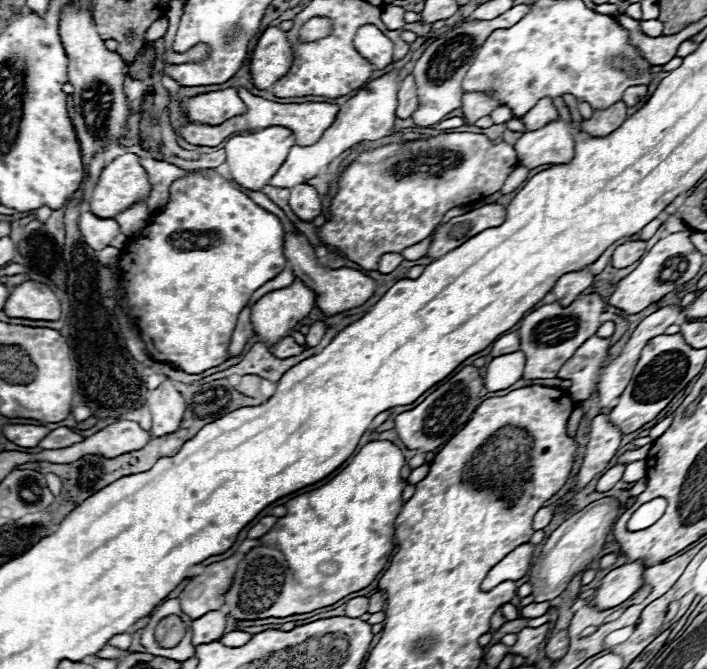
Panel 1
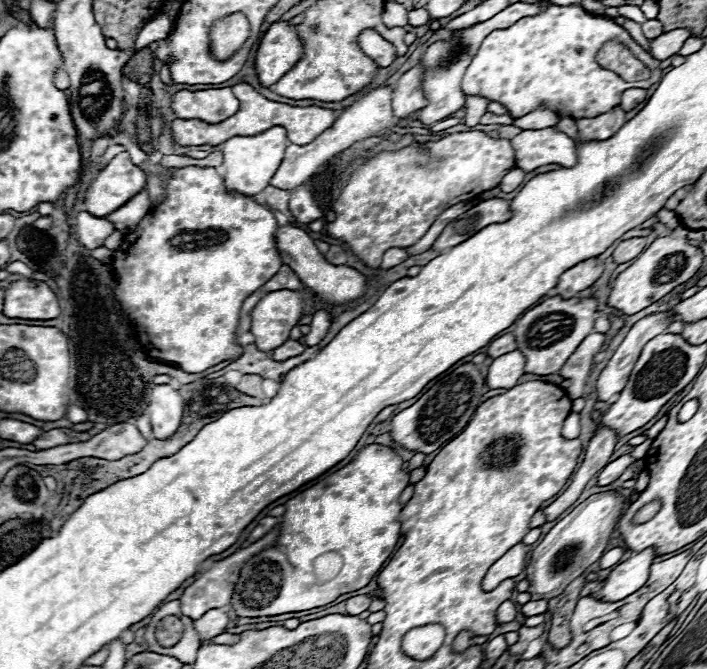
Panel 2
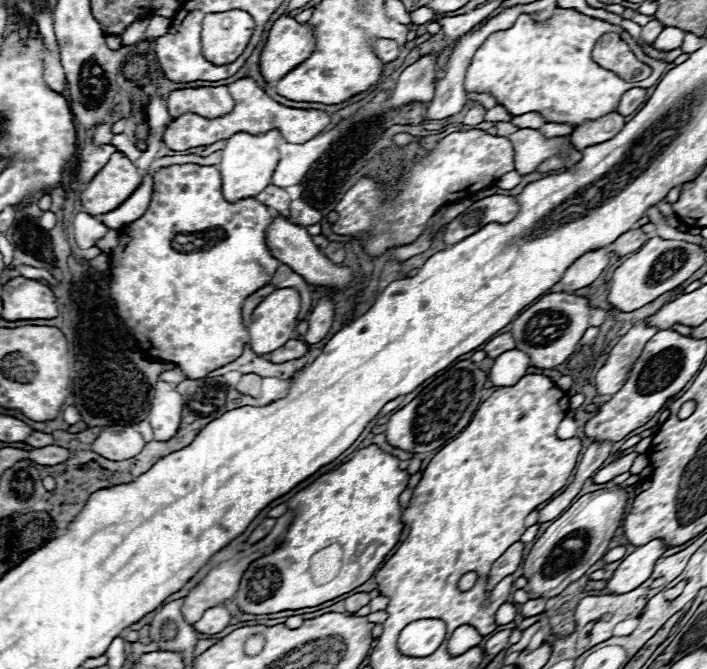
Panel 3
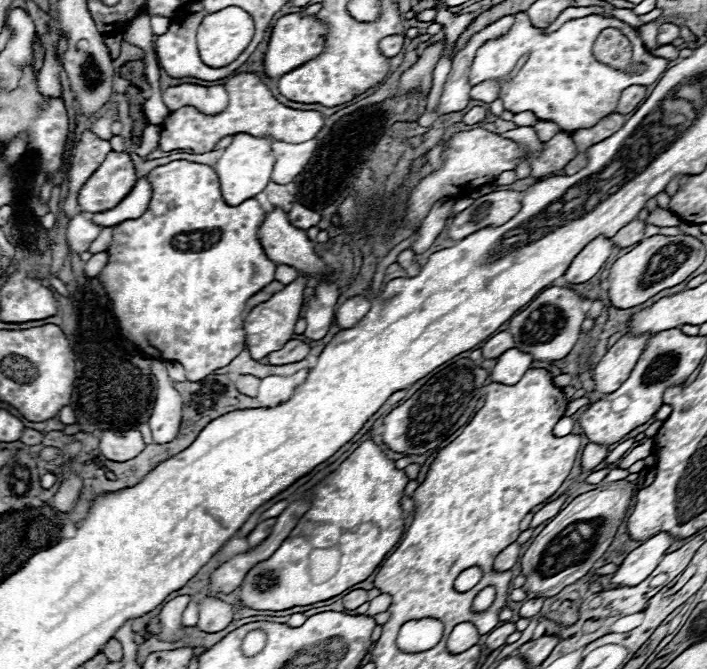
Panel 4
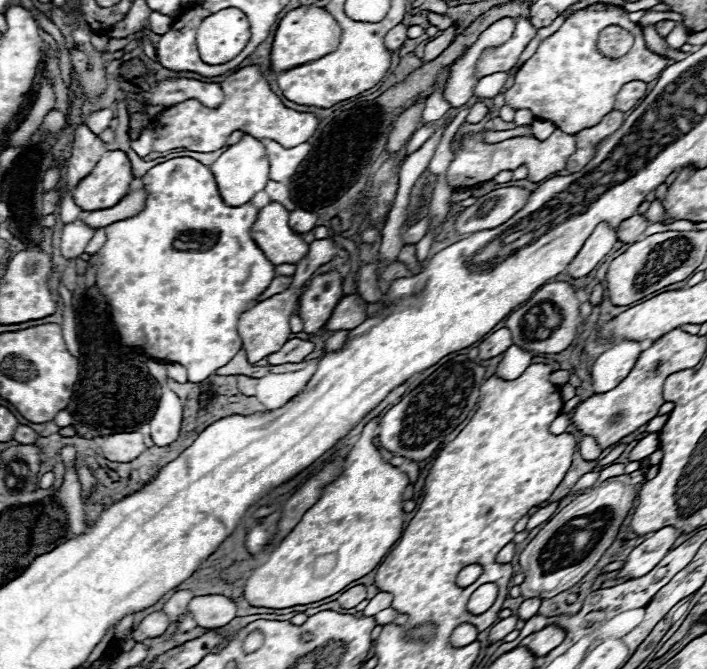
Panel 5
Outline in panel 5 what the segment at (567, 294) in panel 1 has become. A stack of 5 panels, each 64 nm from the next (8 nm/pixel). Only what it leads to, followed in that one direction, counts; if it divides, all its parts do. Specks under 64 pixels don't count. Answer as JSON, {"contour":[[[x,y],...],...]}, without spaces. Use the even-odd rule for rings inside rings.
{"contour":[[[600,224],[596,232],[592,232],[592,236],[584,242],[576,258],[570,262],[568,274],[572,278],[586,278],[604,260],[604,256],[612,250],[614,244],[616,244],[616,232],[606,224]]]}

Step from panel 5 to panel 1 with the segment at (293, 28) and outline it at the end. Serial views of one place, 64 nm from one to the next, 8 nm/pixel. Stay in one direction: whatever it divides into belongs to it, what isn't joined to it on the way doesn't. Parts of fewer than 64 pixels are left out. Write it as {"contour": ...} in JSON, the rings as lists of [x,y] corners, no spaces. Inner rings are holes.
{"contour":[[[268,28],[258,38],[258,44],[250,58],[250,74],[256,88],[266,90],[272,86],[292,64],[292,48],[286,40],[286,32]]]}

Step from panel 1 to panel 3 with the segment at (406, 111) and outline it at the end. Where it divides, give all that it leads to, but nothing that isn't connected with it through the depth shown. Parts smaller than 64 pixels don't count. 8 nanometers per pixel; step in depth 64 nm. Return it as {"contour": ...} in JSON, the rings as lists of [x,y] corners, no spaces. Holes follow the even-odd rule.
{"contour":[[[422,56],[418,62],[414,62],[412,66],[408,66],[396,84],[396,90],[390,98],[390,106],[394,110],[404,108],[408,104],[420,102],[420,104],[428,104],[434,96],[434,56]]]}

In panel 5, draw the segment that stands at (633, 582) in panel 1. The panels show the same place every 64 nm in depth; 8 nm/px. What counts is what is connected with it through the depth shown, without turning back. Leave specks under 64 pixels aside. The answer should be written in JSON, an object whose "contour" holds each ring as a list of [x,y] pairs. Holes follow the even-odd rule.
{"contour":[[[662,528],[654,532],[650,538],[646,538],[638,548],[634,548],[624,562],[624,566],[618,570],[618,578],[640,578],[646,576],[672,548],[674,540],[680,534],[674,528]]]}

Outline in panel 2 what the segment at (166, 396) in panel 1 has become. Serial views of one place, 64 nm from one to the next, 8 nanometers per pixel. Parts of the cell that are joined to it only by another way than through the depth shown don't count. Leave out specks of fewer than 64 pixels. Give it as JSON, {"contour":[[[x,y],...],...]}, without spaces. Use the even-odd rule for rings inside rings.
{"contour":[[[170,384],[154,386],[148,408],[146,408],[146,412],[150,416],[154,438],[162,440],[164,436],[172,436],[172,432],[176,432],[176,428],[180,426],[180,420],[182,420],[184,406],[186,404],[184,404],[182,396]]]}

